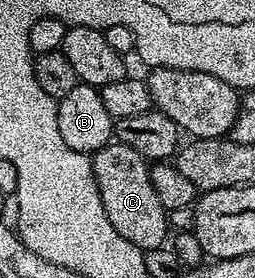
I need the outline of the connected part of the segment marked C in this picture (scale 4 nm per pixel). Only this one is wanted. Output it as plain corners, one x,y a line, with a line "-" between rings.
114,139
98,153
92,154
91,160
99,195
103,199
103,211
107,211
111,227
115,227
127,243
135,243
135,247
143,251
162,248
166,244
171,217
151,183
151,165
147,158
139,155
135,147
127,147
122,141

